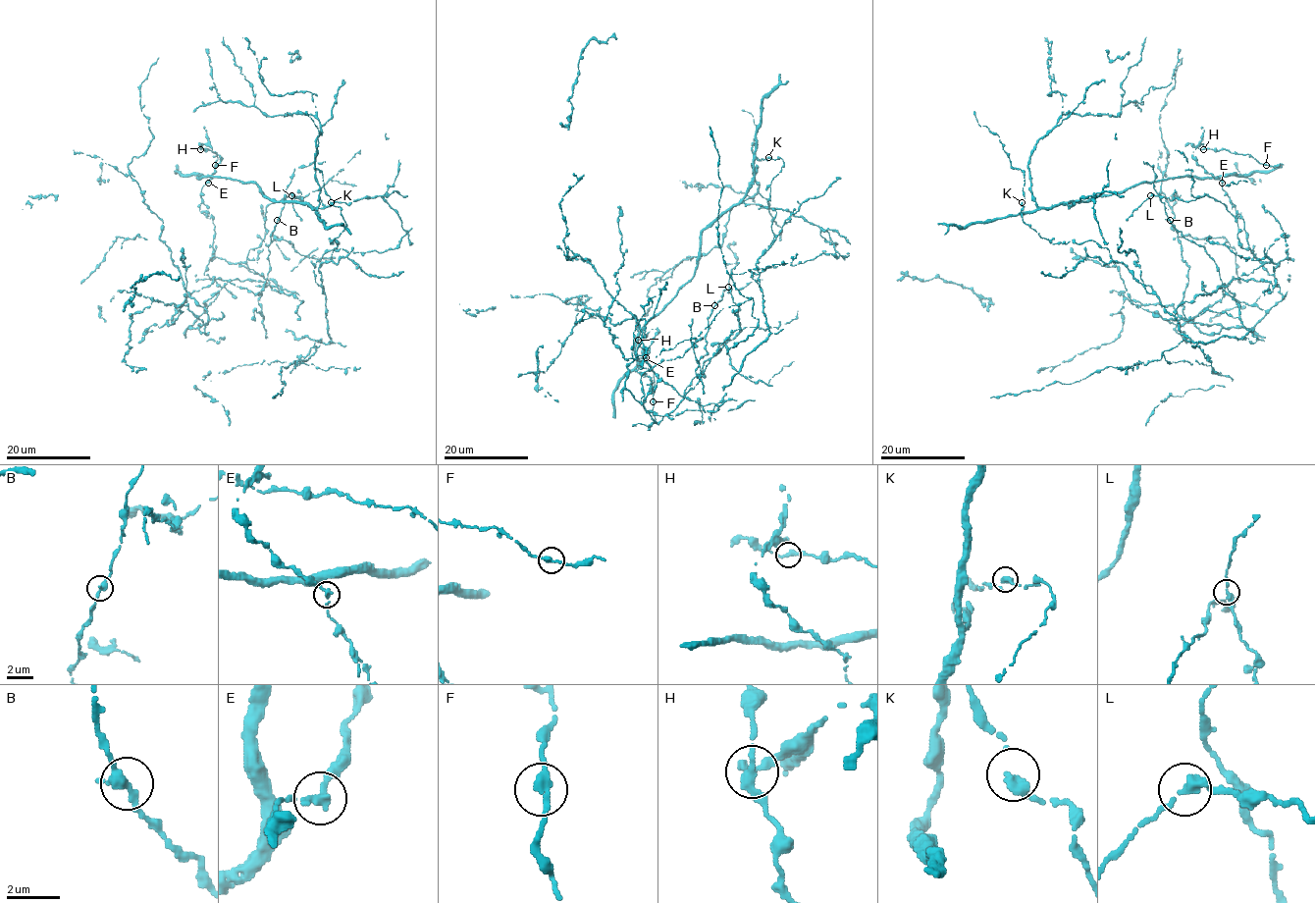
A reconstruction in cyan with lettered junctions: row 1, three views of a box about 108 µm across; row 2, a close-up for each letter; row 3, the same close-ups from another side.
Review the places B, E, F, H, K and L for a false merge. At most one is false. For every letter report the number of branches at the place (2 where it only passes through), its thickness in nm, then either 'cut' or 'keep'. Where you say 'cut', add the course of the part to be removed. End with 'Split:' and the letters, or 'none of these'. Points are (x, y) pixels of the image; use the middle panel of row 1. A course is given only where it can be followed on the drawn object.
B: branches 2; calibre 320 nm; keep
E: branches 2; calibre 320 nm; keep
F: branches 2; calibre 320 nm; keep
H: branches 2; calibre 300 nm; keep
K: branches 2; calibre 320 nm; keep
L: branches 2; calibre 320 nm; keep
Split: none of these

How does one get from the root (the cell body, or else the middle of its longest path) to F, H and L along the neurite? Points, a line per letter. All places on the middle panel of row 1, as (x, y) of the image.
F: (645, 358), (657, 329), (636, 339), (642, 349), (642, 358), (654, 373), (653, 401)
H: (645, 358), (657, 329), (652, 329), (638, 340)
L: (645, 358), (655, 422), (617, 292), (622, 356), (715, 411), (669, 414), (740, 331), (728, 287)

